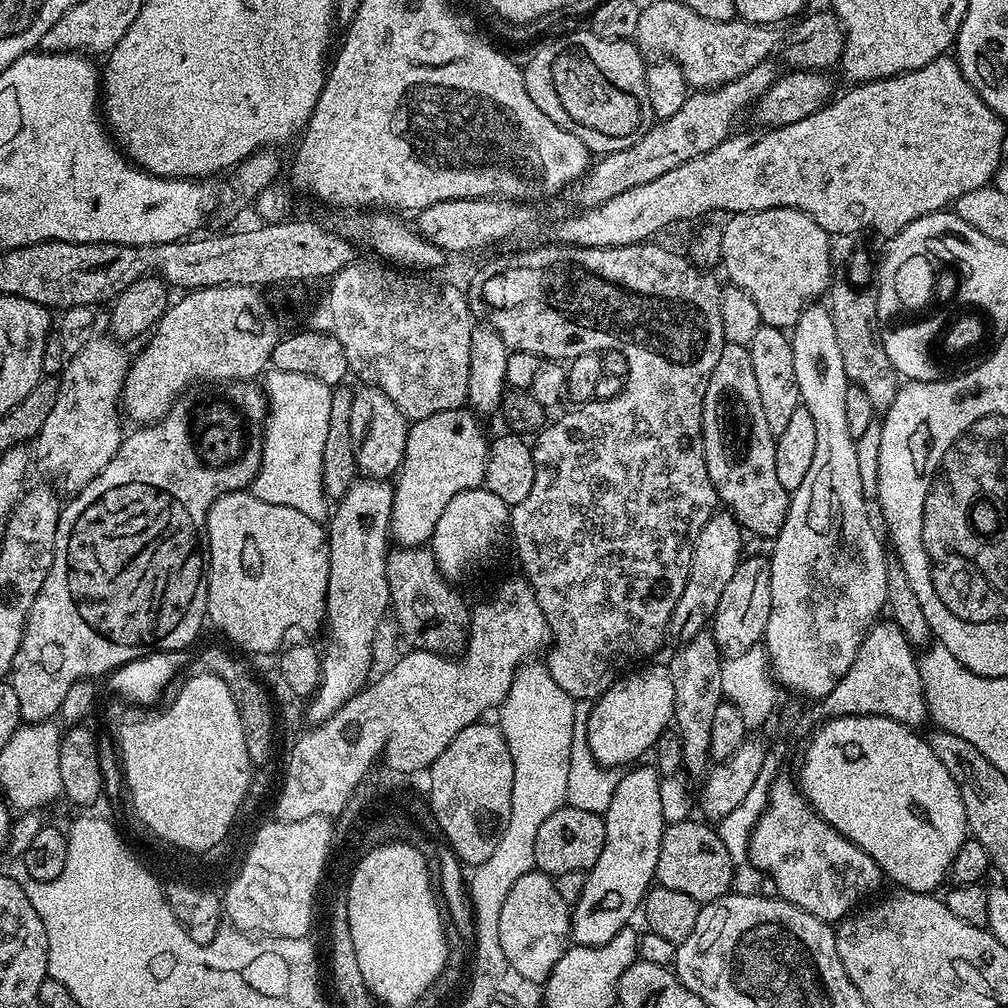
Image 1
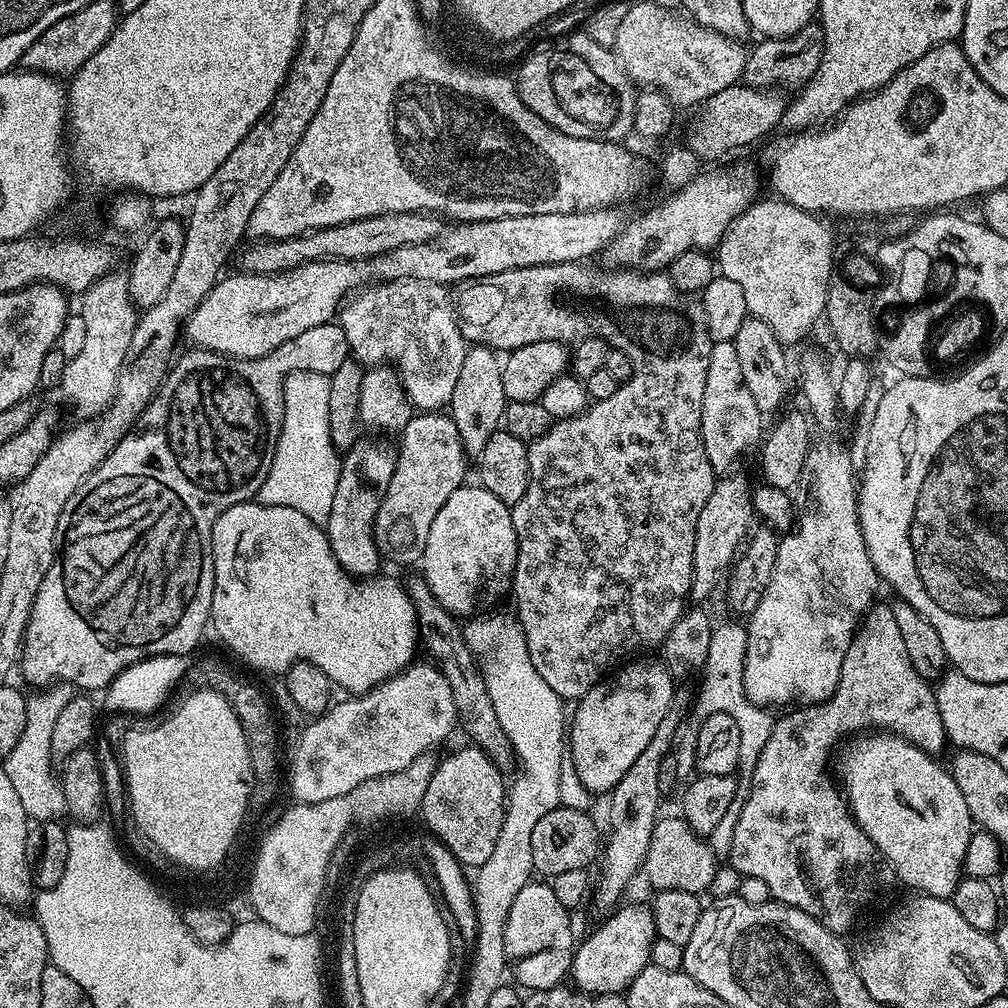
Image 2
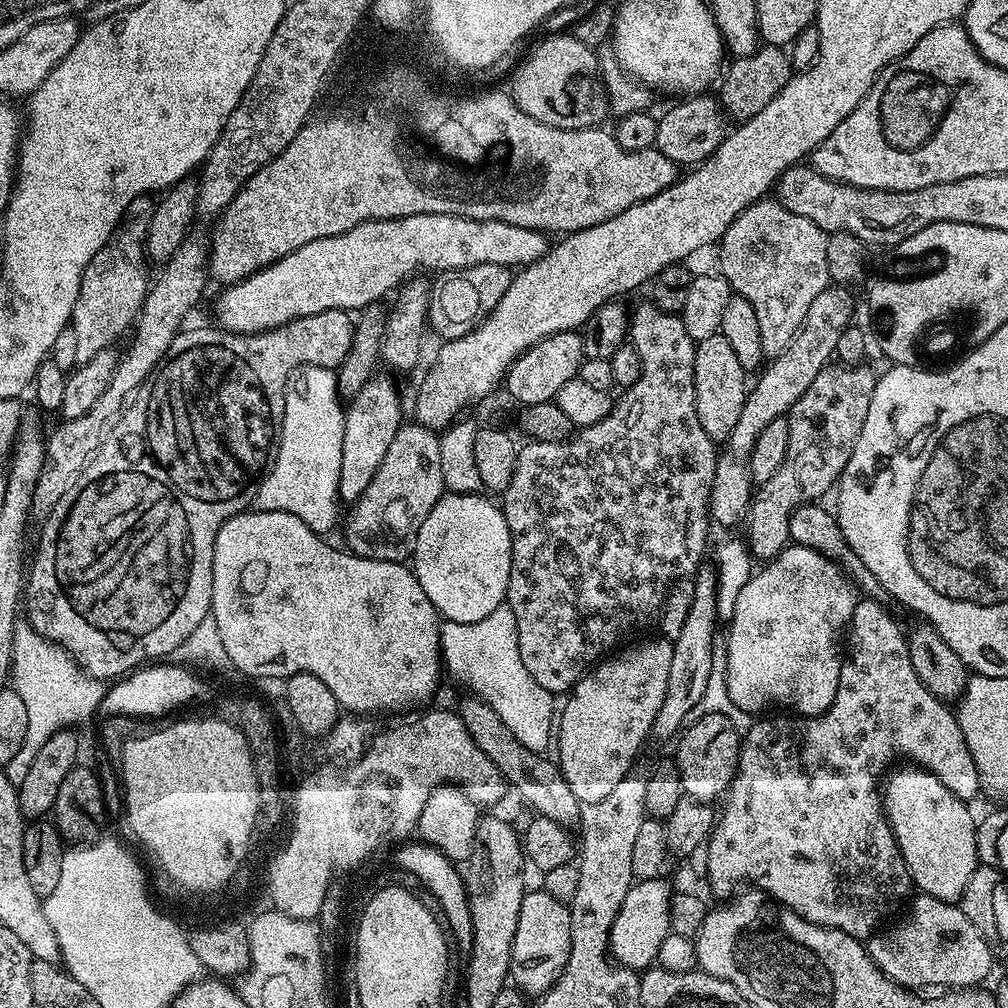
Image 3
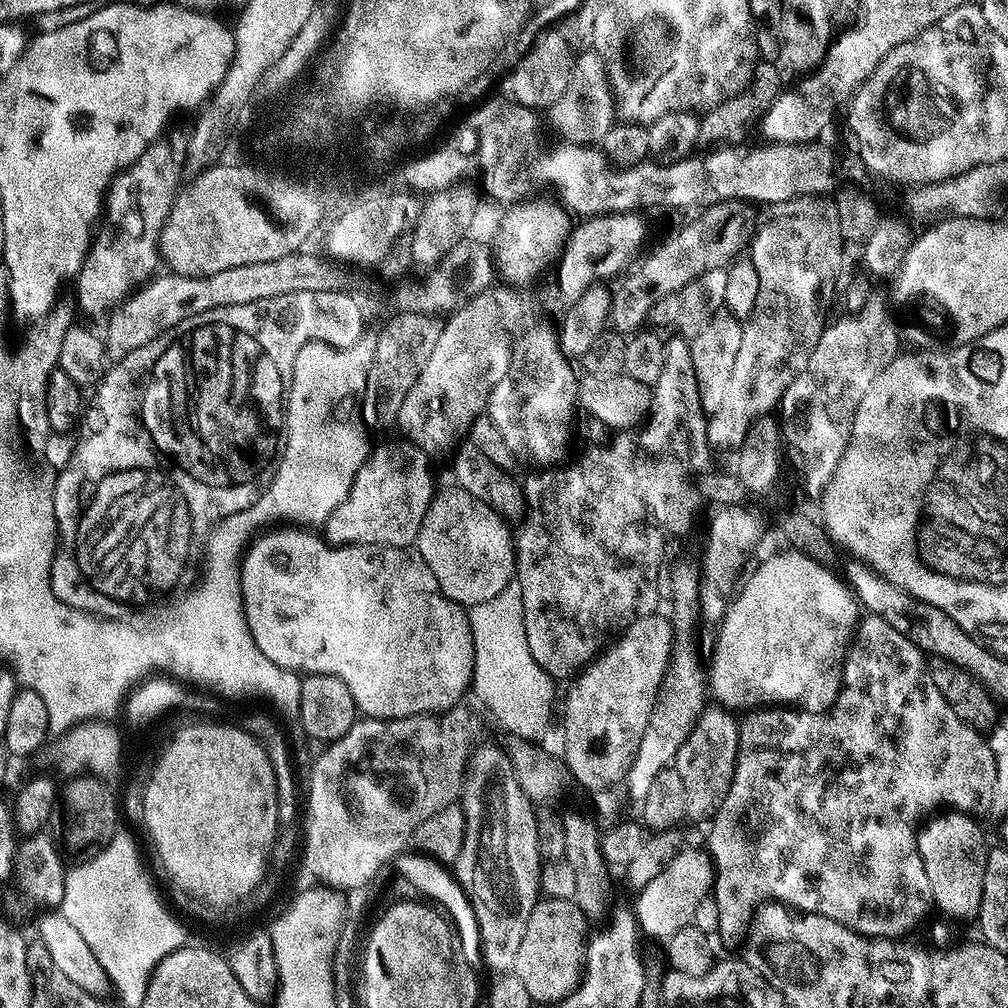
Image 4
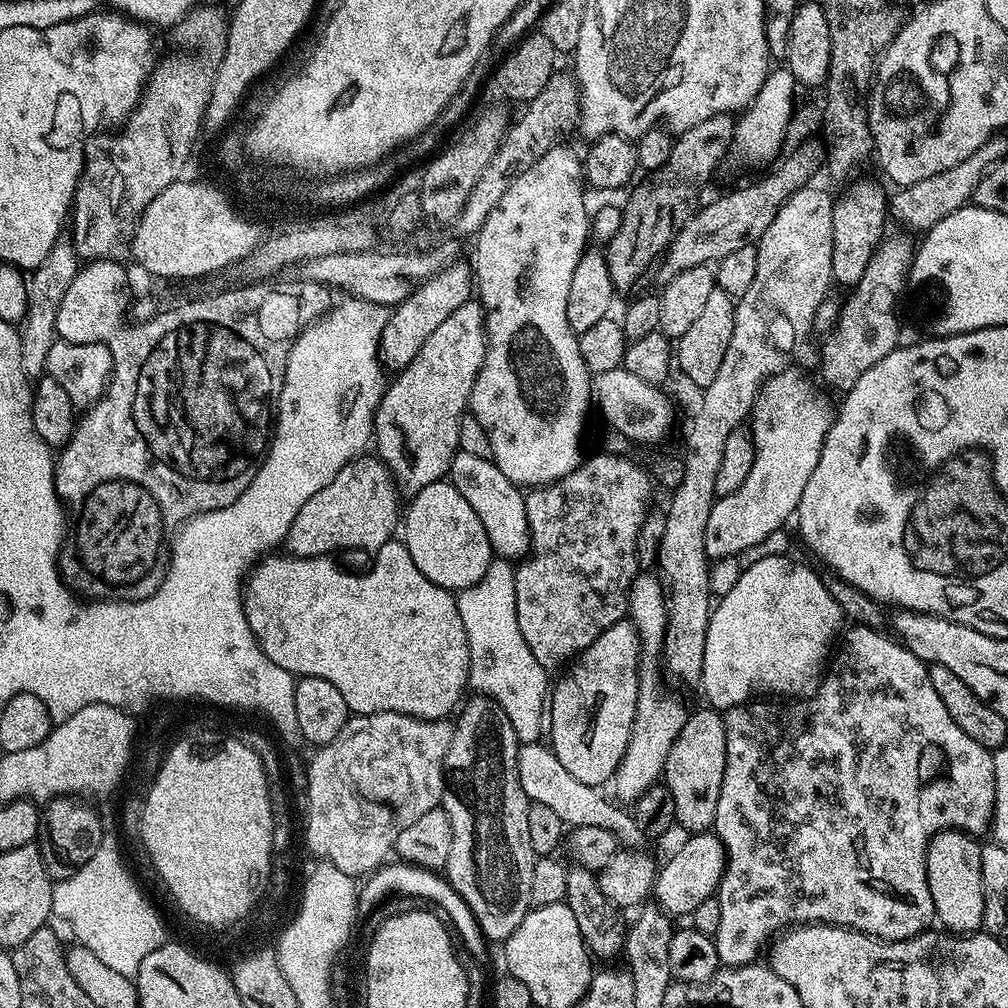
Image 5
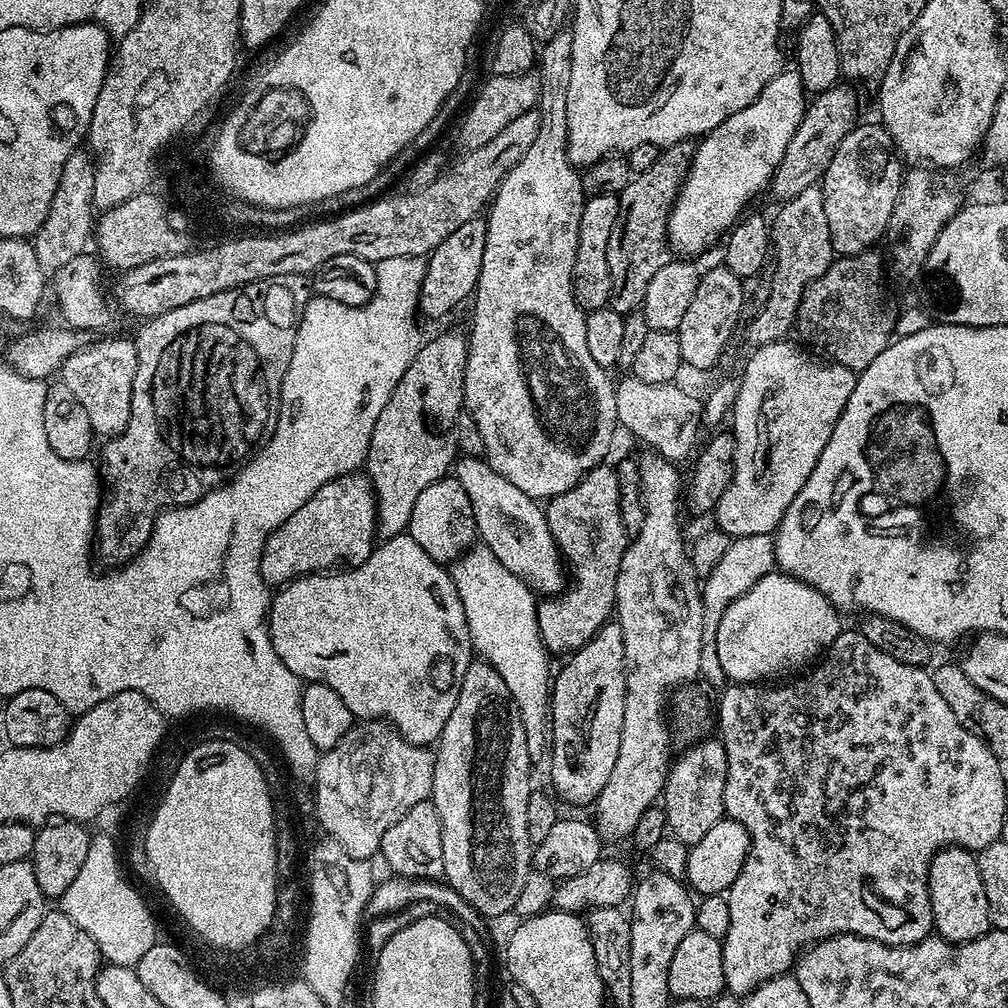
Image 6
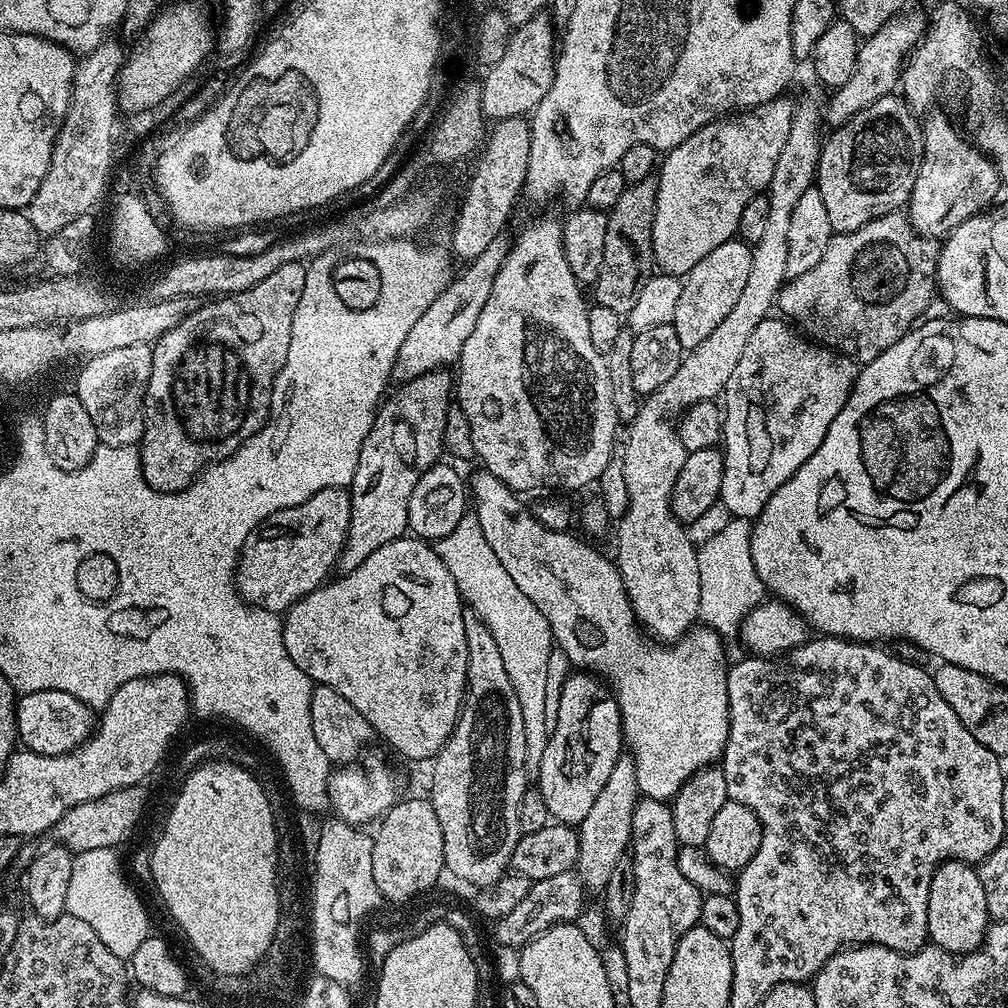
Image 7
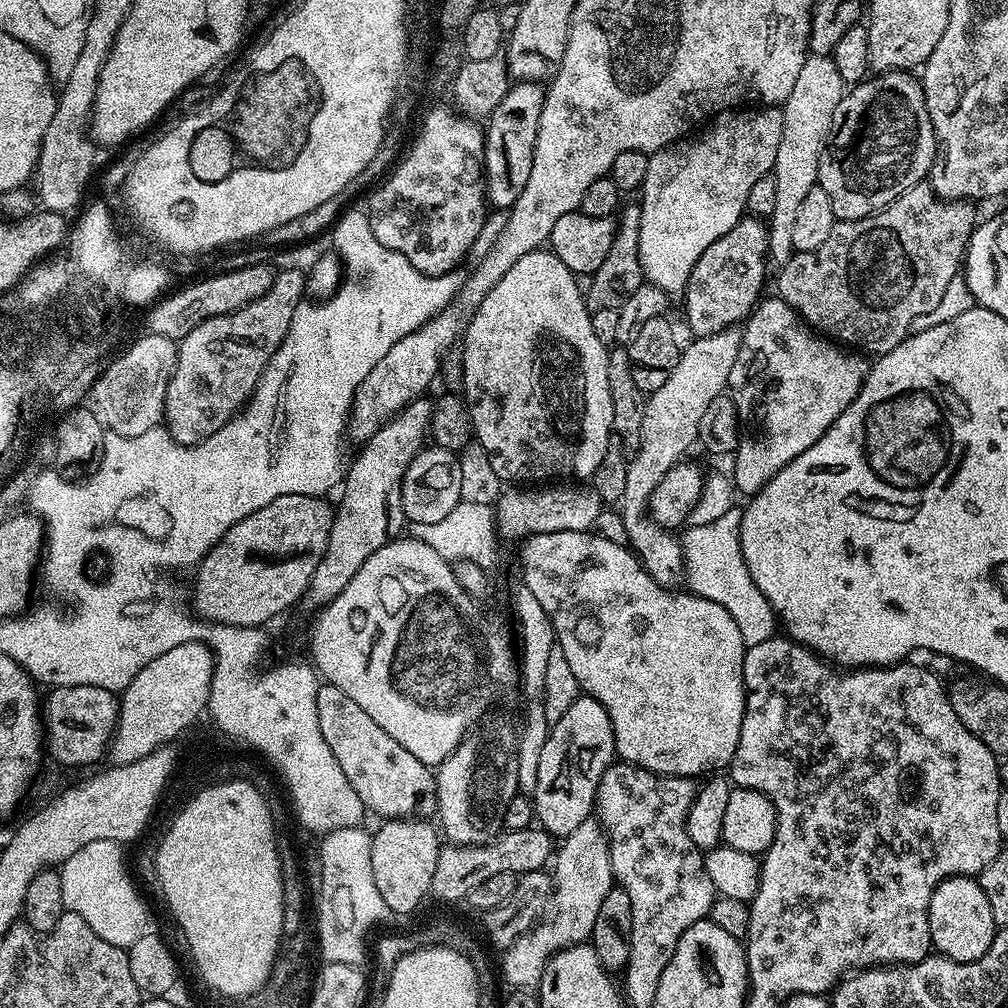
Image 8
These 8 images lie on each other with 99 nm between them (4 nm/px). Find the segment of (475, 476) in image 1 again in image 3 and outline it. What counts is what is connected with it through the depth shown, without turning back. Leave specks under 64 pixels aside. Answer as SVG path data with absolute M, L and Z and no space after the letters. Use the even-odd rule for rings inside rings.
M401 424L378 474L359 500L351 505L347 547L356 555L371 560L407 561L426 514L434 510L445 492L440 436L425 424Z

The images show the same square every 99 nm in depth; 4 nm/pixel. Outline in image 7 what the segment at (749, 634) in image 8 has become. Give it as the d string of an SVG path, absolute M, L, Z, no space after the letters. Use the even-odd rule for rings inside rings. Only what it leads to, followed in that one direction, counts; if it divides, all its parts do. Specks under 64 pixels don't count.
M733 518L714 538L696 549L700 579L699 619L717 635L730 642L741 635L744 620L766 599L766 589L758 570L754 570L754 554L750 550L753 521Z

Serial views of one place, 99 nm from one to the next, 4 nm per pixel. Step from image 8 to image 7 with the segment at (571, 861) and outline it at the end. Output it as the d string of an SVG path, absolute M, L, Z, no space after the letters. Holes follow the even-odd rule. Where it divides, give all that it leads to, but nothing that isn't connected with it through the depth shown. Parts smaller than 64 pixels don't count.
M622 754L602 786L602 794L594 801L590 814L578 825L580 845L575 867L584 879L585 889L603 890L614 874L614 866L628 851L632 842L632 819L637 800L641 799L638 780L635 778L636 762L631 755Z

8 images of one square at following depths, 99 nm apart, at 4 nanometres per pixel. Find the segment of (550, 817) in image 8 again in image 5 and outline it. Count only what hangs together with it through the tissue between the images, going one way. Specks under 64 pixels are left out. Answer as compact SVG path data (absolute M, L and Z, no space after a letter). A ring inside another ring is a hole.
M631 619L619 620L610 630L602 630L592 645L571 661L564 674L550 692L552 753L578 782L604 786L615 777L626 754L638 706L640 635Z

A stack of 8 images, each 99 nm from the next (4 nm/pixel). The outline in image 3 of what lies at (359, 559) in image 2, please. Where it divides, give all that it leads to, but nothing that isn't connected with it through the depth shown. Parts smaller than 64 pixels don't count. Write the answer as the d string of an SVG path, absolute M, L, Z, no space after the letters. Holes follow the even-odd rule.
M377 375L362 386L361 392L347 405L344 414L344 441L342 442L342 470L340 471L340 499L345 505L355 504L372 479L378 474L378 468L386 458L386 452L390 450L390 442L394 442L394 434L398 434L400 425L405 423L406 416L400 409L400 396L396 388L386 377Z

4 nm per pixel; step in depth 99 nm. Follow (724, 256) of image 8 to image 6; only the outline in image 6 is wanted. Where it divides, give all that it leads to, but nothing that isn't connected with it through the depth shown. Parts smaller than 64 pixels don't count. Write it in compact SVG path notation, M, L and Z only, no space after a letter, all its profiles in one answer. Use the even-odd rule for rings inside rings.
M723 266L712 268L701 275L698 290L686 309L682 322L675 330L678 346L682 346L682 358L687 367L712 368L719 362L720 355L723 354L724 347L731 342L736 323L744 312L744 288L745 281Z

